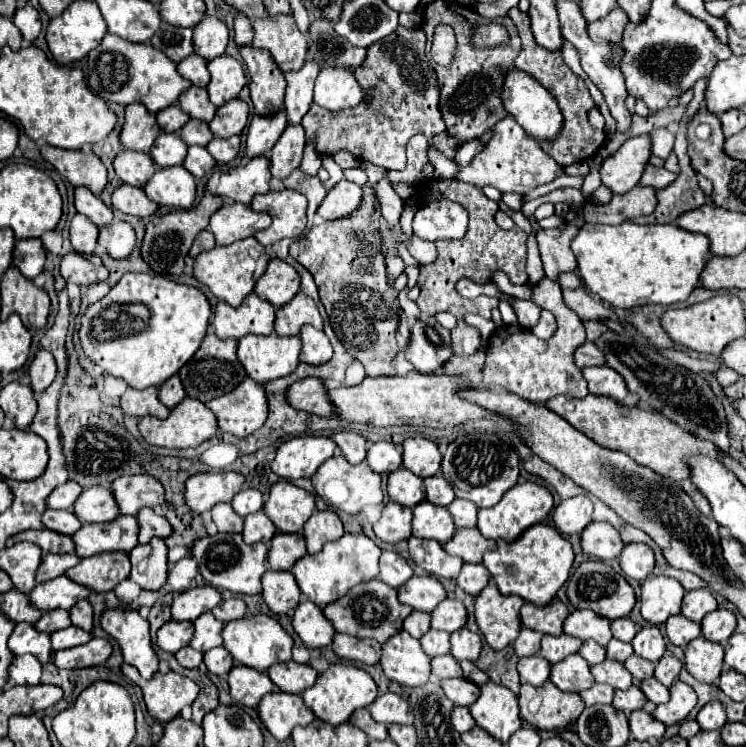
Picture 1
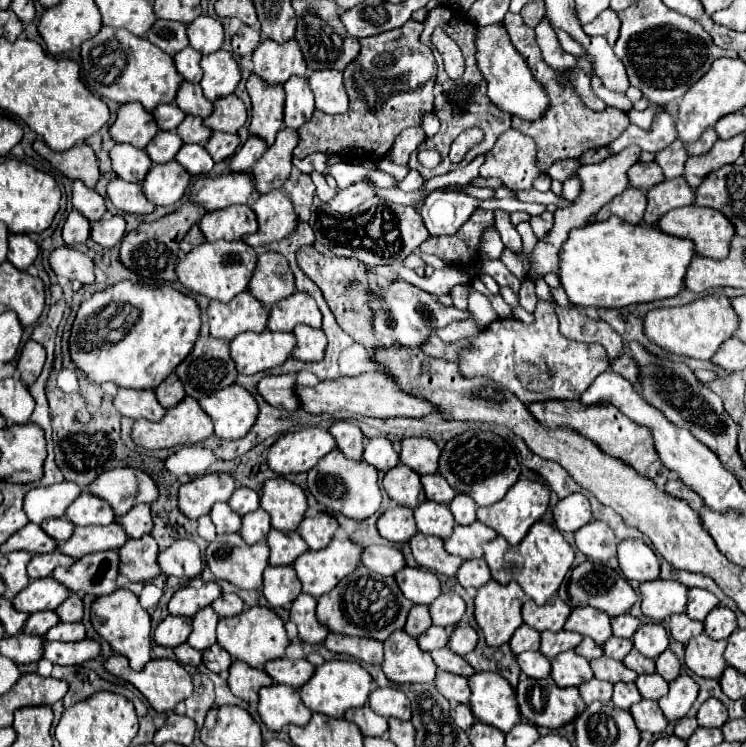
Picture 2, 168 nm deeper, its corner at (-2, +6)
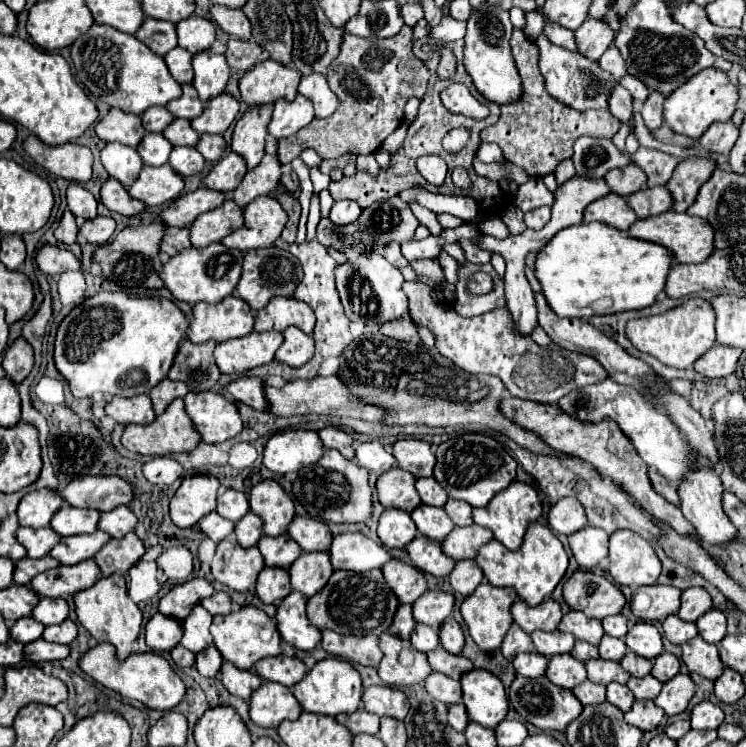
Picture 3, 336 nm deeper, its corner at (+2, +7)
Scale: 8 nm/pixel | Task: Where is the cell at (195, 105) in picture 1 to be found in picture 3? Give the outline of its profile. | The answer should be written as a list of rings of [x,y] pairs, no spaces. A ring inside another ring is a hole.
[[[184,84],[182,86],[182,96],[168,102],[168,110],[176,116],[176,118],[186,118],[186,120],[192,120],[196,116],[202,114],[204,106],[196,94],[196,88],[192,84]]]

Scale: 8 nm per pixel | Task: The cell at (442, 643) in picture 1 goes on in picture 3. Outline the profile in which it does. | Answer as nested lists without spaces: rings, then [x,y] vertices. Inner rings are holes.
[[[416,624],[412,636],[410,636],[410,642],[416,650],[420,652],[430,652],[434,650],[438,644],[440,644],[440,638],[438,638],[438,632],[430,626],[424,626],[424,624]]]

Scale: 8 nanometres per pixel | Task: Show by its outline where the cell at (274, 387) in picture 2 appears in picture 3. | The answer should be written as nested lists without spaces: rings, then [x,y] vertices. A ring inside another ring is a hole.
[[[240,376],[232,384],[226,386],[226,392],[230,392],[232,400],[244,402],[252,406],[254,410],[268,410],[268,398],[264,392],[266,382],[256,376]]]

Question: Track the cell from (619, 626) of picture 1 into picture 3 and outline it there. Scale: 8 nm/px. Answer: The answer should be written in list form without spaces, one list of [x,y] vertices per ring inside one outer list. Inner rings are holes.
[[[616,614],[616,616],[608,616],[602,620],[604,624],[604,630],[608,636],[614,636],[614,638],[624,638],[626,632],[628,632],[628,620],[626,616],[622,614]]]

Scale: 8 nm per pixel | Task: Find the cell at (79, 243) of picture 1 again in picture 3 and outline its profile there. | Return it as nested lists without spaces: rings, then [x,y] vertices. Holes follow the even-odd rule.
[[[66,210],[62,214],[62,218],[60,218],[60,224],[58,224],[54,236],[62,244],[74,244],[76,242],[76,234],[78,234],[78,226],[76,226],[74,214],[70,210]]]

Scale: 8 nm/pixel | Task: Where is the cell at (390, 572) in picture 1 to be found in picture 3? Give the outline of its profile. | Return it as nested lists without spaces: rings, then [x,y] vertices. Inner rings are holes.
[[[346,532],[334,536],[330,556],[336,570],[360,570],[360,572],[382,568],[386,562],[392,560],[392,556],[384,546],[372,542],[368,536],[360,532]]]

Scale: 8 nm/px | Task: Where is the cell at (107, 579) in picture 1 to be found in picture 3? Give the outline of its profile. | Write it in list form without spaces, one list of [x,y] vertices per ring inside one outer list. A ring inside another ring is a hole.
[[[90,558],[88,562],[78,562],[76,566],[58,566],[38,574],[30,586],[40,596],[72,596],[96,584],[100,578],[100,568]]]

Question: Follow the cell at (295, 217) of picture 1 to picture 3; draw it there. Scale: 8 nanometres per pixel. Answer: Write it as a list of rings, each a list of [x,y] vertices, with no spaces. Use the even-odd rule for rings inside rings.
[[[260,196],[244,208],[246,224],[222,240],[224,246],[248,252],[254,248],[268,248],[282,234],[288,220],[284,208],[274,196]]]

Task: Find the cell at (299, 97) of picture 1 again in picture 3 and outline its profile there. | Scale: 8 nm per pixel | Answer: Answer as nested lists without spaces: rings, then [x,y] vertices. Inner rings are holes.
[[[298,94],[292,102],[276,102],[272,122],[268,126],[268,132],[276,138],[292,136],[300,128],[308,126],[314,118],[314,108],[308,98]]]

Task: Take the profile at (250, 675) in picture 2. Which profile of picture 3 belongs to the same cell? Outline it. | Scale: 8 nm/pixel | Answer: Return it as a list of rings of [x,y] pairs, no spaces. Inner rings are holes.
[[[230,662],[222,664],[222,684],[226,690],[238,698],[250,700],[252,692],[262,684],[262,678],[254,670],[240,670]]]

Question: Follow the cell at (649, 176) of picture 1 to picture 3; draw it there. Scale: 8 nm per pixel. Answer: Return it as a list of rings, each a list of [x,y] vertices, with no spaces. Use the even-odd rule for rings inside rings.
[[[624,166],[624,168],[616,168],[616,170],[610,170],[604,180],[608,182],[610,190],[620,194],[620,196],[628,196],[632,192],[638,192],[640,188],[646,186],[644,182],[644,172],[638,170],[638,166]]]

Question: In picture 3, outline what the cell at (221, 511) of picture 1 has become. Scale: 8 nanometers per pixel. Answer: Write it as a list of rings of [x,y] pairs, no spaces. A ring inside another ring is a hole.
[[[210,512],[208,516],[204,516],[204,518],[198,522],[198,526],[200,526],[202,532],[204,532],[210,540],[214,540],[214,542],[220,542],[220,540],[228,538],[228,536],[232,534],[232,530],[234,530],[234,522],[222,518],[222,516],[216,514],[216,512]]]

